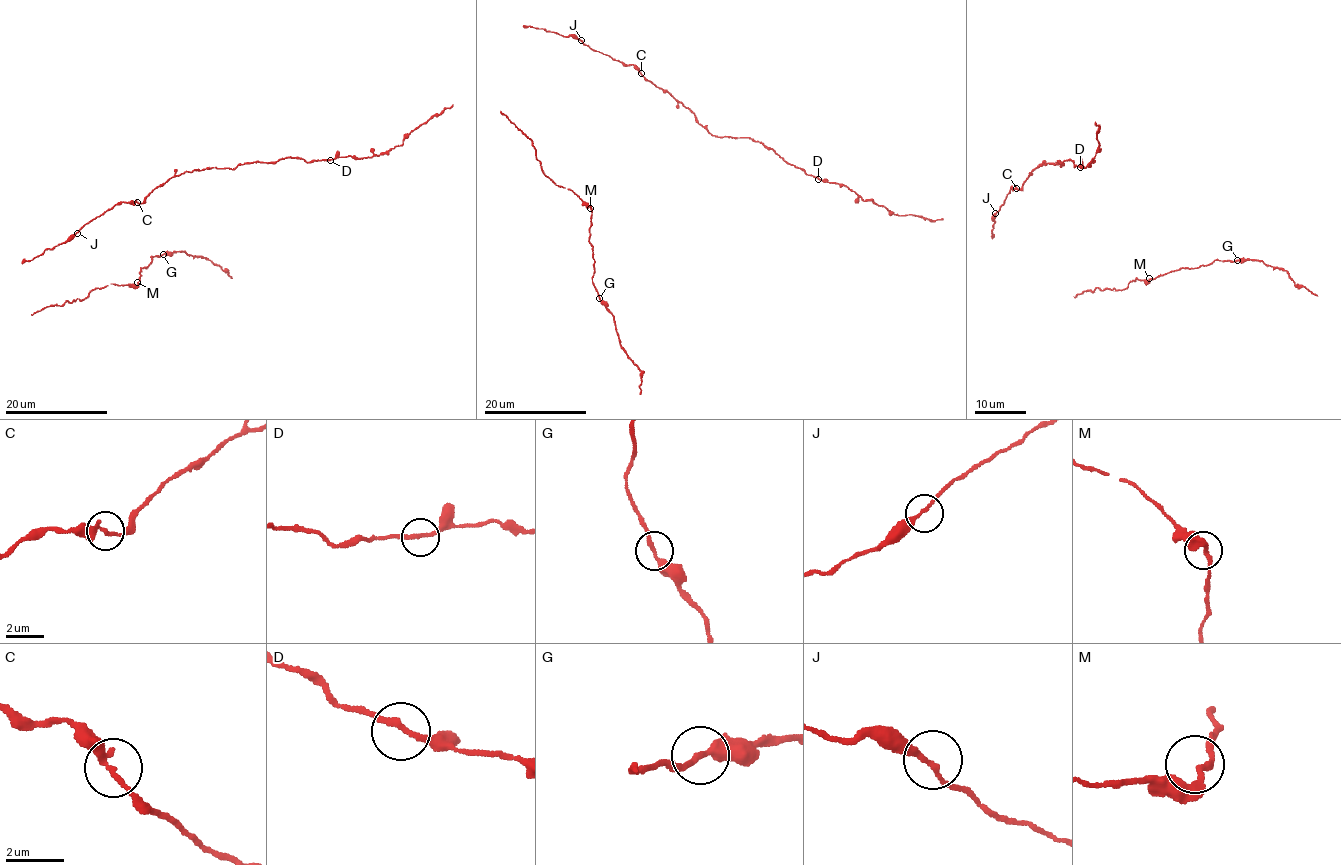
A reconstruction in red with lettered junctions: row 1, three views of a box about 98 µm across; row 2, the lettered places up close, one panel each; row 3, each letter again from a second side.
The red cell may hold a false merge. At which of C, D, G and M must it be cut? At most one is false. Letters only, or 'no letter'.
no letter

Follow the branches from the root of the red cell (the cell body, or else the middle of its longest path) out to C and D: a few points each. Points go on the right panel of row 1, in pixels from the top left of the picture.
C: (993, 228), (993, 217), (1011, 187), (1017, 188)
D: (993, 228), (1011, 187), (1020, 190), (1035, 168), (1069, 159), (1080, 167)

